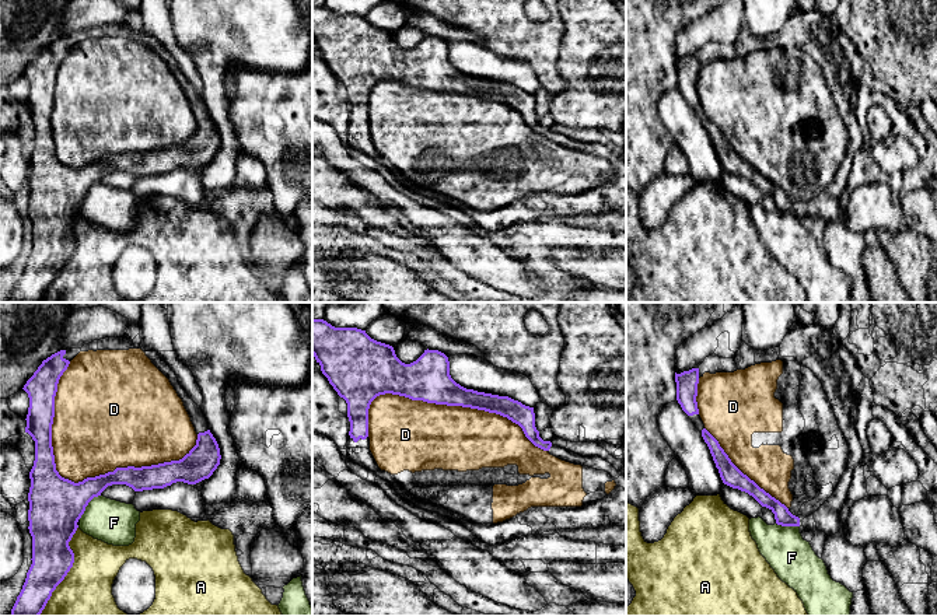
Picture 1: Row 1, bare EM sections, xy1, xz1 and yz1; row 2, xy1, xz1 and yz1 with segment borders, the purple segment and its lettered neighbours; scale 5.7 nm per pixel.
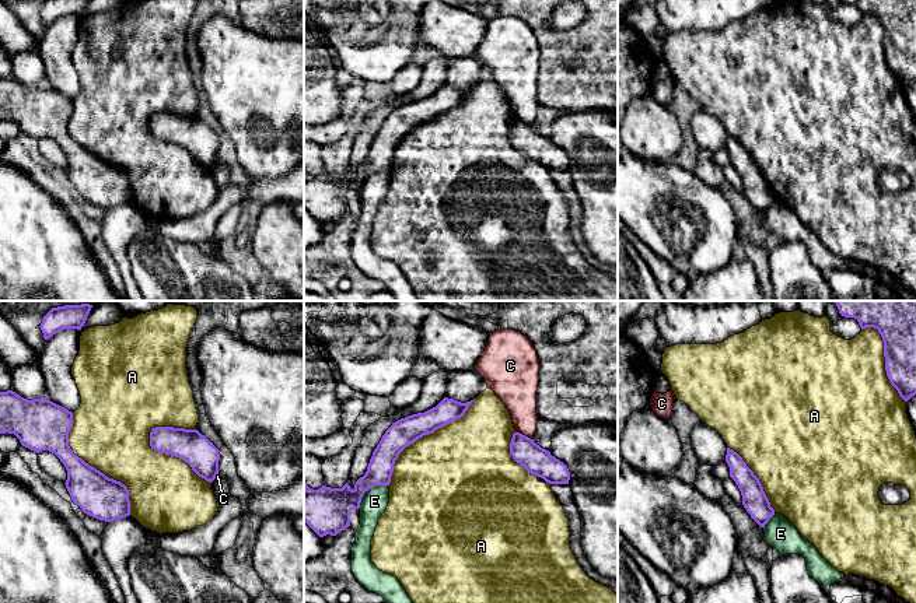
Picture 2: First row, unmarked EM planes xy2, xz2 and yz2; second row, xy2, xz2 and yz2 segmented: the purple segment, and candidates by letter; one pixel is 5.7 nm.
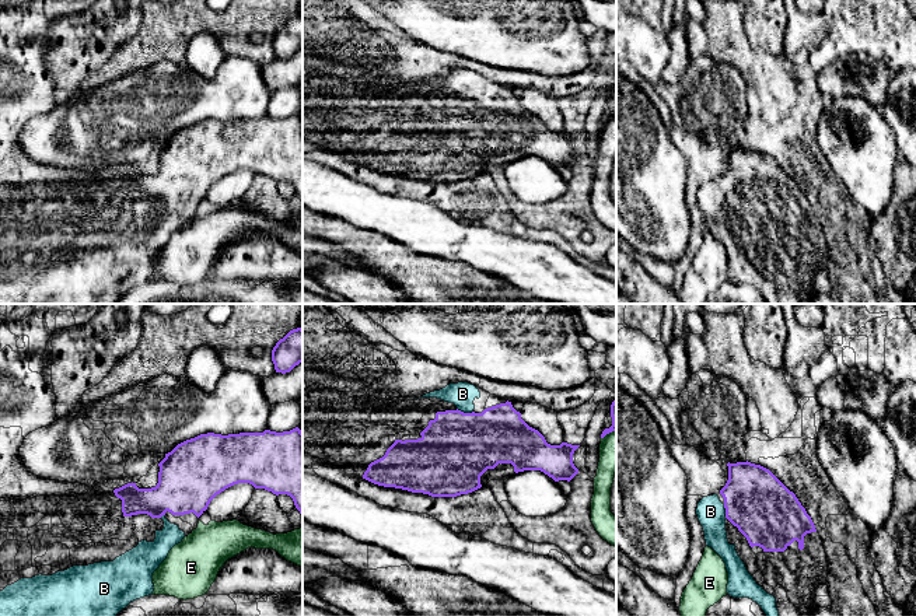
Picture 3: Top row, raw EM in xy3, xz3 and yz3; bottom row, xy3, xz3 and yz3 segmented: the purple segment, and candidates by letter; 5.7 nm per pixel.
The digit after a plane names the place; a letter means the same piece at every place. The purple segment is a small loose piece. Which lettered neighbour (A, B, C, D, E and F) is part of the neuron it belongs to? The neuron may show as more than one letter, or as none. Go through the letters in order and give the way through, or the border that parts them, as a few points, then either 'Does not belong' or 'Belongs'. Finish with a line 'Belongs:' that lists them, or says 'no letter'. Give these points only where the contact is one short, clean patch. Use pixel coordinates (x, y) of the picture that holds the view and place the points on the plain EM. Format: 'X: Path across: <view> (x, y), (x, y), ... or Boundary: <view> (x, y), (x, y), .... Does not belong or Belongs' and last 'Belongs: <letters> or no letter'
A: Does not belong
B: Path across: xz3 (455, 135), (462, 123), (465, 100), (462, 80). Belongs
C: Does not belong
D: Does not belong
E: Does not belong
F: Does not belong
Belongs: B

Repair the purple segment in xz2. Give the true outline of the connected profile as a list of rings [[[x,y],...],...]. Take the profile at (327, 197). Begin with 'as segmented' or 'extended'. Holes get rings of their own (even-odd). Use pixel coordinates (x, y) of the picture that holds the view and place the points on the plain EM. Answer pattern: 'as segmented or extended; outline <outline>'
as segmented; outline [[[444,84],[424,99],[392,109],[374,136],[366,161],[356,168],[353,176],[347,169],[342,175],[322,172],[312,176],[304,168],[304,210],[319,224],[336,222],[345,217],[350,213],[350,197],[360,194],[364,179],[375,172],[389,172],[399,140],[423,122],[461,105],[472,88]]]

